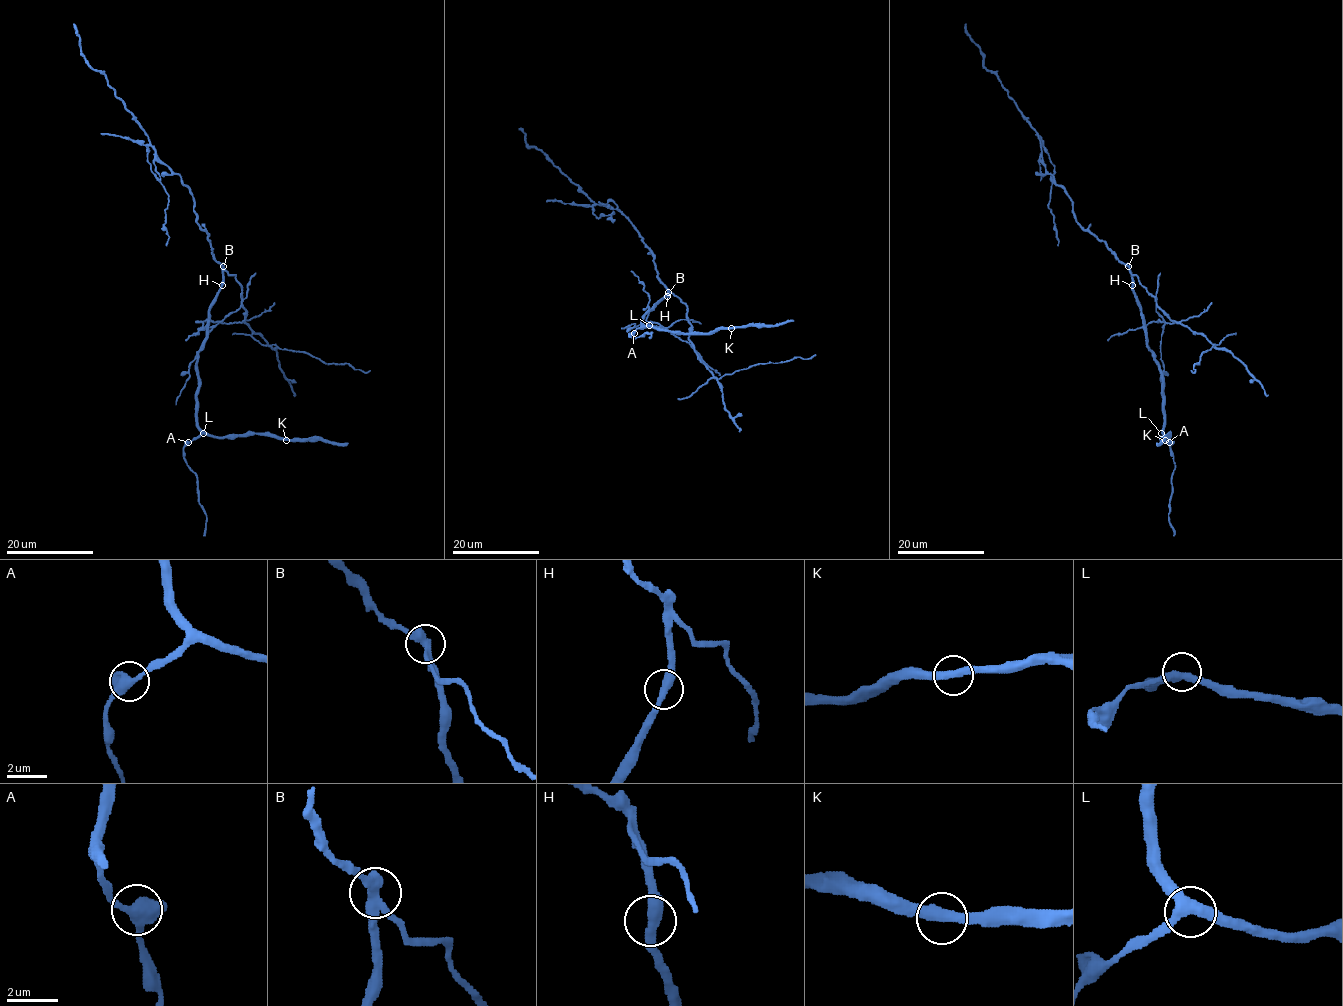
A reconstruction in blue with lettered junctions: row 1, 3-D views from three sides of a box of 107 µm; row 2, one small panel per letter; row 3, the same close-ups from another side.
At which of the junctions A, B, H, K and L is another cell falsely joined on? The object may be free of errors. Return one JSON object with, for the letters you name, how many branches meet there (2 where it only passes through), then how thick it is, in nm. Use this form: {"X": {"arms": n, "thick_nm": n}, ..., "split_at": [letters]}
{"B": {"arms": 3, "thick_nm": 360}, "split_at": ["B"]}

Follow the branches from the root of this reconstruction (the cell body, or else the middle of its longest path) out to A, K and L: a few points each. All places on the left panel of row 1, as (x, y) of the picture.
A: (217, 262), (223, 268), (223, 286), (210, 310), (208, 329), (197, 363), (197, 427), (201, 433), (188, 442)
K: (217, 262), (223, 286), (210, 310), (197, 363), (197, 426), (216, 437), (269, 433), (286, 440)
L: (217, 262), (223, 268), (223, 286), (210, 310), (208, 329), (197, 363), (197, 427), (203, 433)

